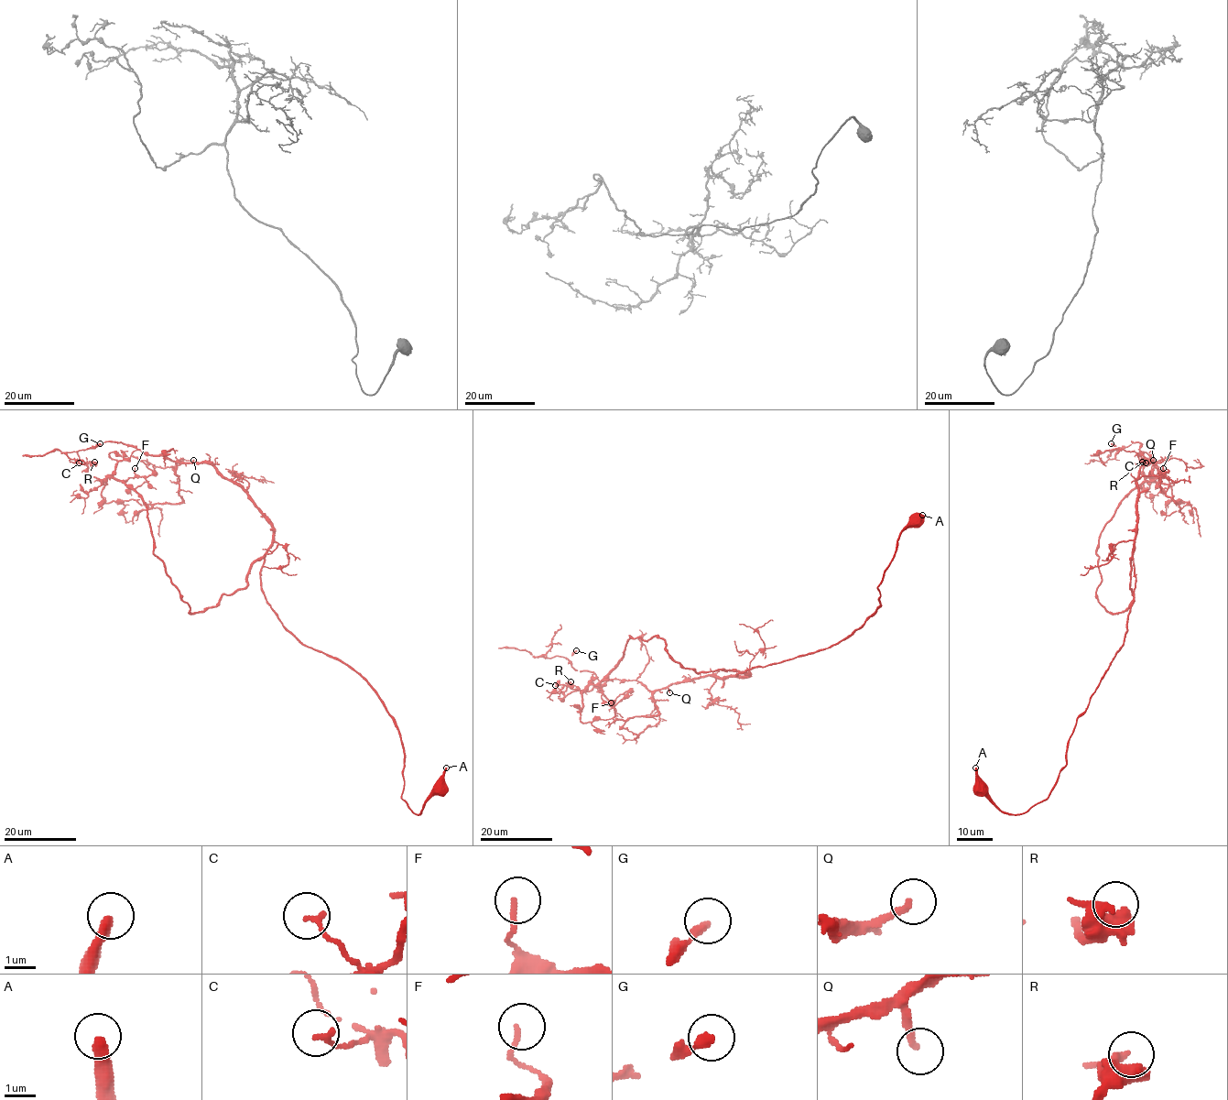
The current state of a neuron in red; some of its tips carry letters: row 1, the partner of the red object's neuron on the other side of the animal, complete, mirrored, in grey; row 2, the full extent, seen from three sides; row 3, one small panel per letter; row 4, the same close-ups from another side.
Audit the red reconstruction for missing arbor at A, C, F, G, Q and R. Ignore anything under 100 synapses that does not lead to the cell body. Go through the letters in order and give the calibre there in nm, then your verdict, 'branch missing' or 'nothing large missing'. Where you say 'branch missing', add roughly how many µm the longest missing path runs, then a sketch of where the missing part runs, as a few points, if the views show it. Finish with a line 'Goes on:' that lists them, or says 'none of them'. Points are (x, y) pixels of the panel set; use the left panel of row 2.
A: 360 nm thick; nothing large missing
C: 170 nm thick; nothing large missing
F: 150 nm thick; nothing large missing
G: 280 nm thick; nothing large missing
Q: 200 nm thick; nothing large missing
R: 280 nm thick; nothing large missing
Goes on: none of them

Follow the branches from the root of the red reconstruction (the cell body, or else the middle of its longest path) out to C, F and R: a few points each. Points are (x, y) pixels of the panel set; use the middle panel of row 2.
C: (916, 517), (877, 610), (827, 648), (653, 691), (611, 679), (561, 698), (555, 685)
F: (916, 517), (897, 540), (880, 605), (851, 635), (736, 673), (748, 676), (653, 691), (590, 682), (611, 702)
R: (916, 517), (877, 610), (827, 648), (653, 691), (611, 679), (561, 698), (570, 681)

